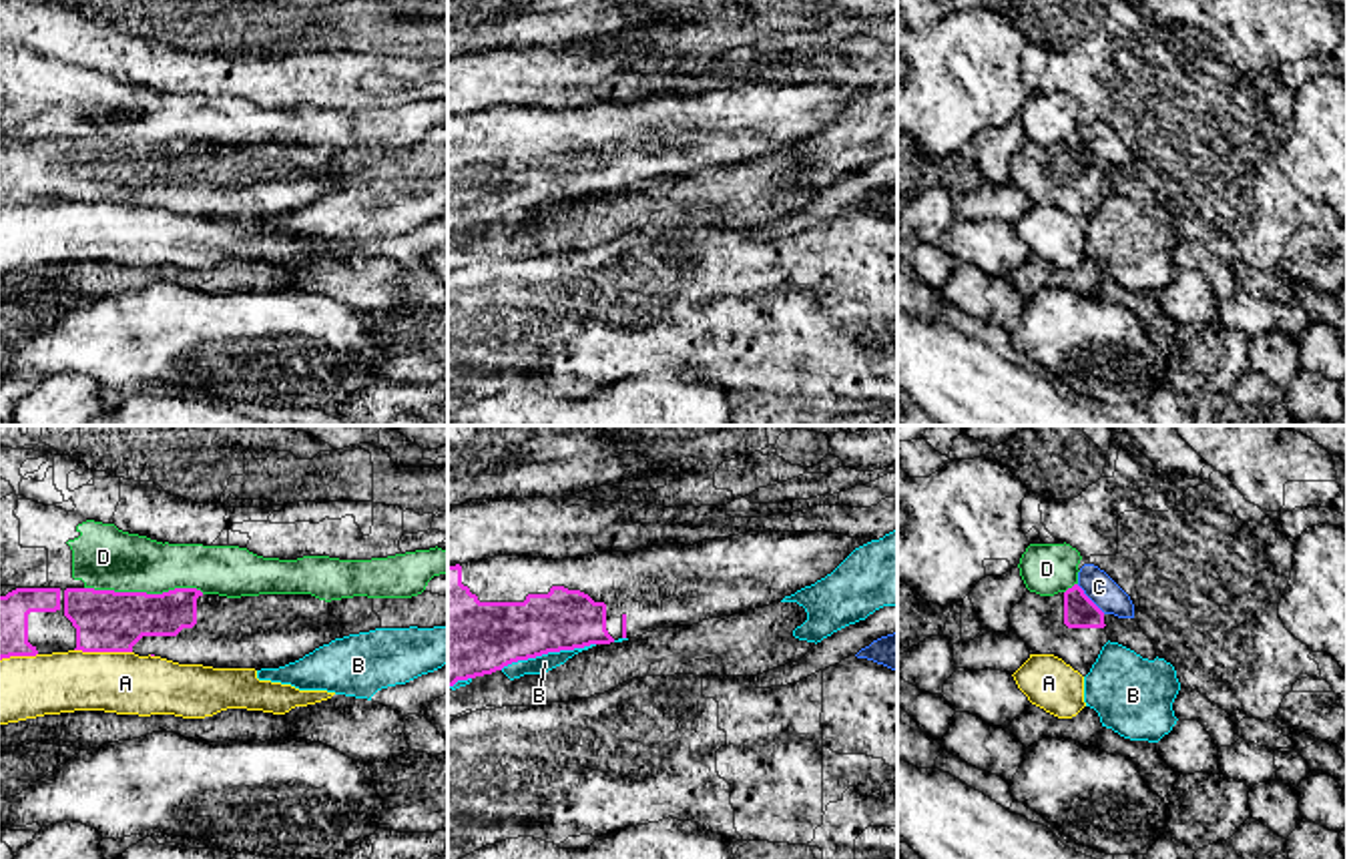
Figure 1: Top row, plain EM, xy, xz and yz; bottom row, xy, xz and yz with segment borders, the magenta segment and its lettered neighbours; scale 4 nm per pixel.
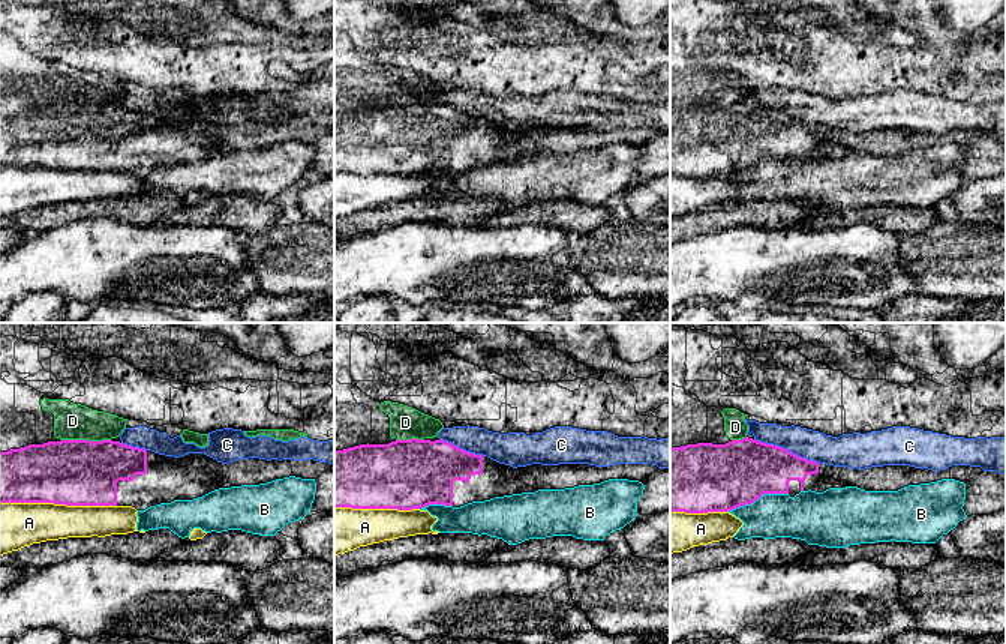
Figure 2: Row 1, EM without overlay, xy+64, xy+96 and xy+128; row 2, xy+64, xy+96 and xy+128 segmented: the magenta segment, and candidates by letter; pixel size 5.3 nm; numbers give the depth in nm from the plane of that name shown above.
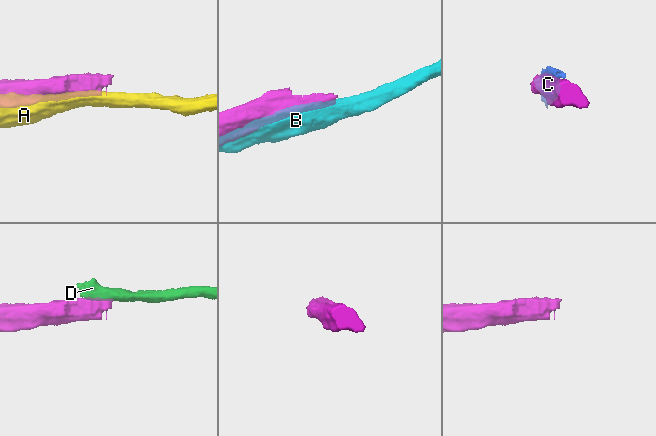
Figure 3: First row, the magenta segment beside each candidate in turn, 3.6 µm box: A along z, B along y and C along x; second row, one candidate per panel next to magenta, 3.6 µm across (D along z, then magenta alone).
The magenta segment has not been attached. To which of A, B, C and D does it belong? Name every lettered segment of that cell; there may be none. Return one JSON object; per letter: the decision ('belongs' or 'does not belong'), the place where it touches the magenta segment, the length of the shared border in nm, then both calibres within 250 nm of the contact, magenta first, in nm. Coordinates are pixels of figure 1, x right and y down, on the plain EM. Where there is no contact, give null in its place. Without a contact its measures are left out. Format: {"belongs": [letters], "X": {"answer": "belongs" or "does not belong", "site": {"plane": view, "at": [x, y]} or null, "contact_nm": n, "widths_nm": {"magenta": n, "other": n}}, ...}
{"belongs": [], "A": {"answer": "does not belong", "site": {"plane": "xy", "at": [103, 201]}, "contact_nm": 240, "widths_nm": {"magenta": 240, "other": 260}}, "B": {"answer": "does not belong", "site": {"plane": "xz", "at": [547, 203]}, "contact_nm": 400, "widths_nm": {"magenta": 280, "other": 70}}, "C": {"answer": "does not belong", "site": {"plane": "yz", "at": [1089, 149]}, "contact_nm": 170, "widths_nm": {"magenta": 130, "other": 120}}, "D": {"answer": "does not belong", "site": {"plane": "xy", "at": [145, 143]}, "contact_nm": 480, "widths_nm": {"magenta": 240, "other": 260}}}

